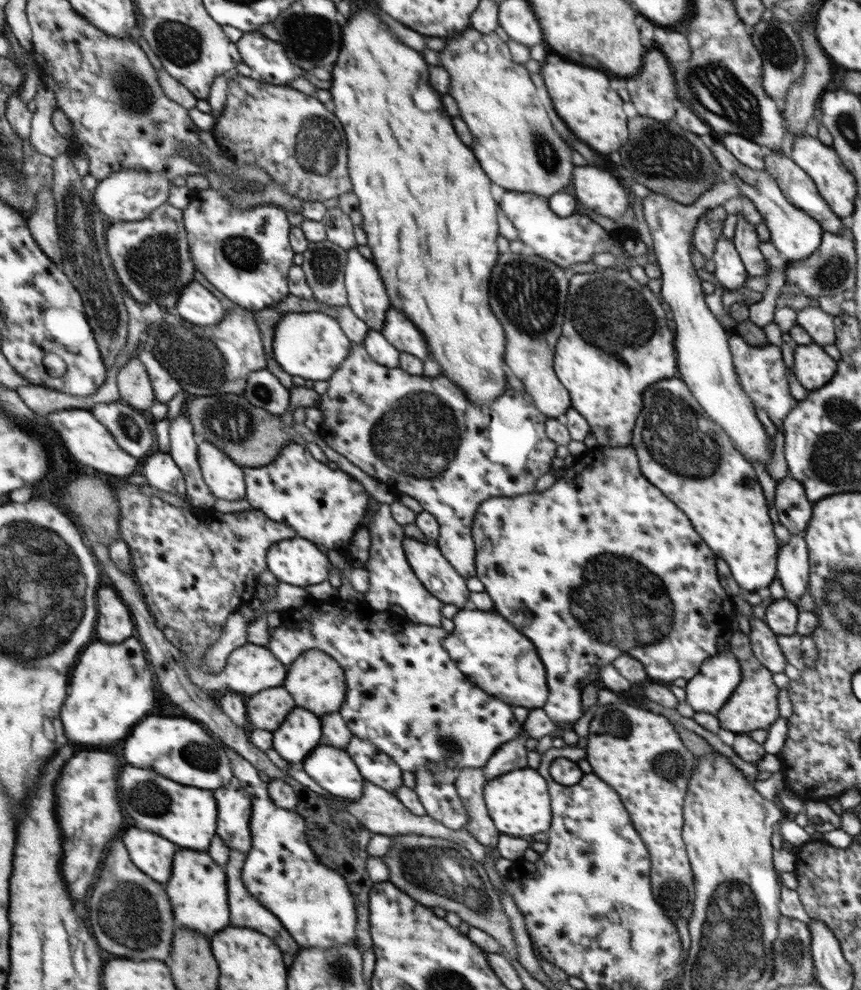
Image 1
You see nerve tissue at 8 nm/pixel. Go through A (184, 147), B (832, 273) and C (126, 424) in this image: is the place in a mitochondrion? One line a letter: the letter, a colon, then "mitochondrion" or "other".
A: mitochondrion
B: mitochondrion
C: mitochondrion

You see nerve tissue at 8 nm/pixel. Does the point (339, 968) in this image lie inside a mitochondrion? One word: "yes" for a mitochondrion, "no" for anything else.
yes

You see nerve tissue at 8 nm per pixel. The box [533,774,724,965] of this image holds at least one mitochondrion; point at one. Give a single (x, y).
(674, 893)

